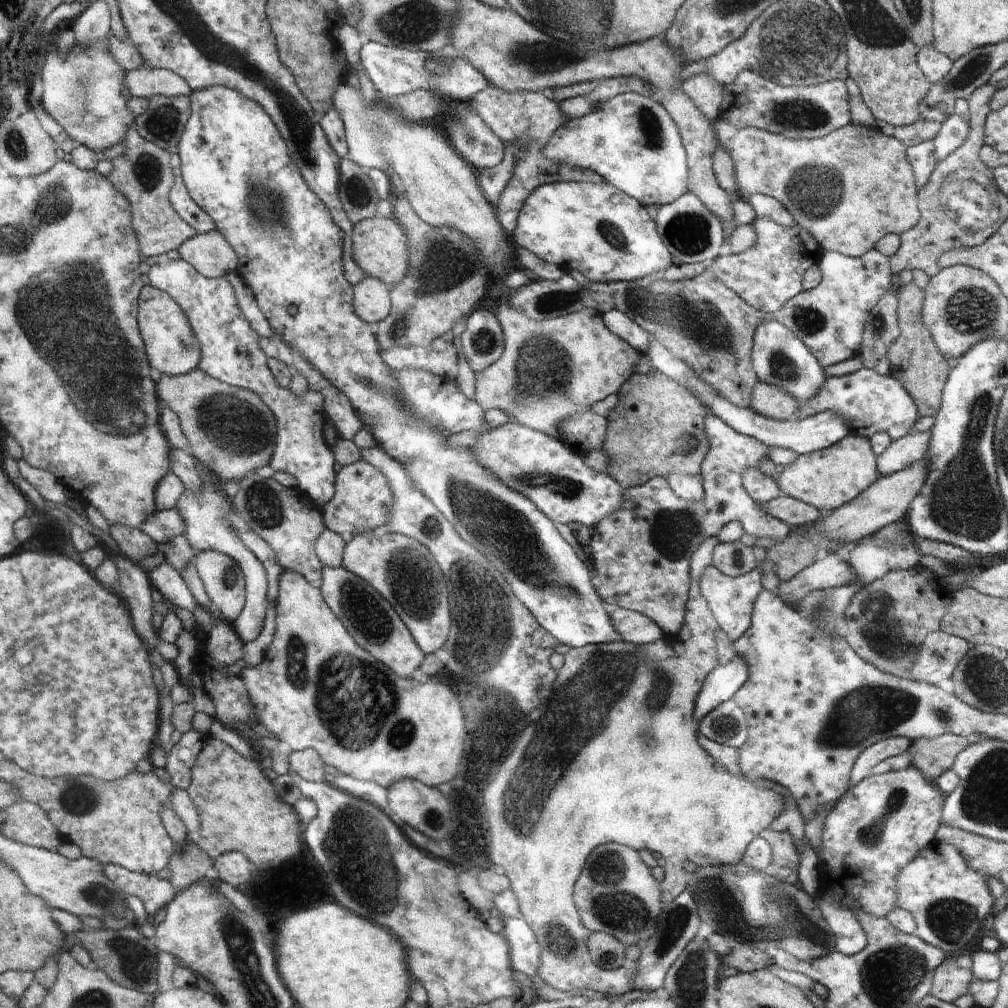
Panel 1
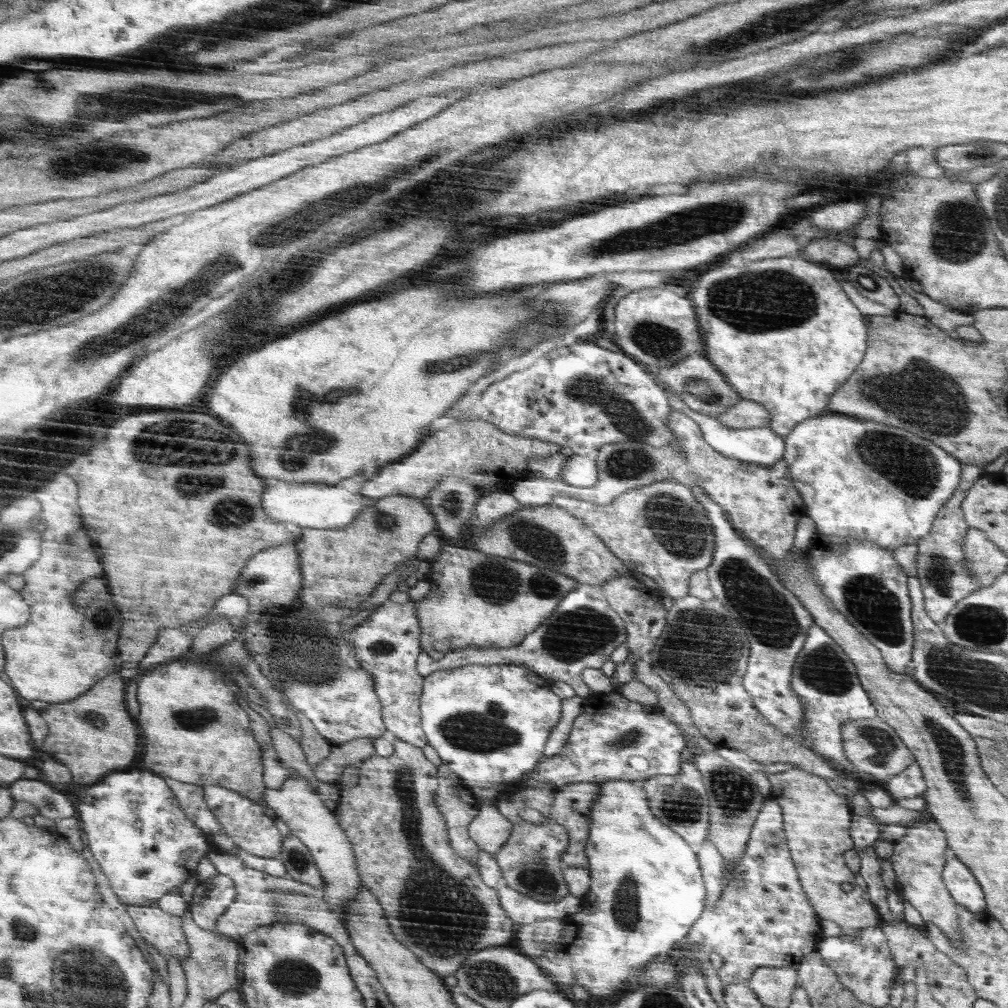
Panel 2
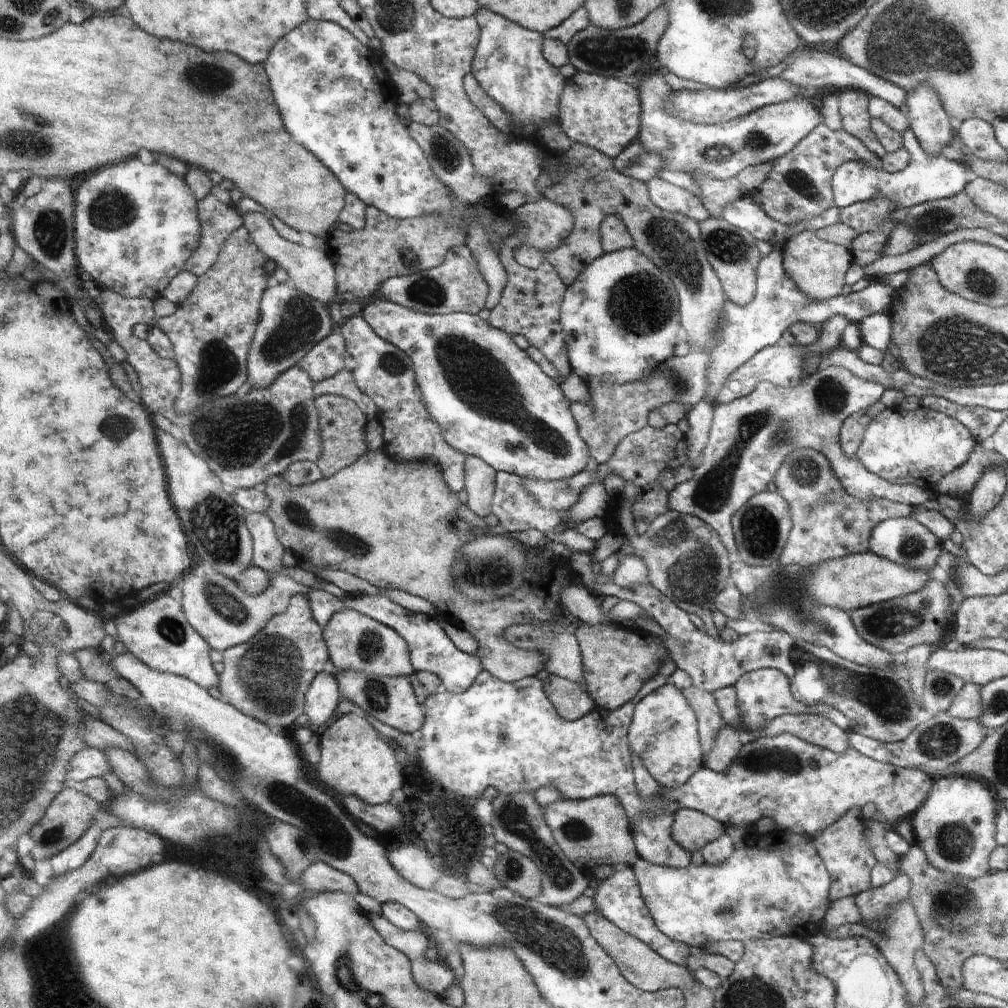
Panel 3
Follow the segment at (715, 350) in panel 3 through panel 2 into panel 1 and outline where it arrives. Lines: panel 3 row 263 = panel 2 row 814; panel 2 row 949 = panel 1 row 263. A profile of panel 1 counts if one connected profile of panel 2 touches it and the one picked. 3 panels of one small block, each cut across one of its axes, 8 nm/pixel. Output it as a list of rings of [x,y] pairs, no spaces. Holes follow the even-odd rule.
[[[756,216],[750,225],[754,228],[756,242],[738,254],[721,252],[706,269],[710,268],[720,282],[756,310],[778,315],[782,306],[804,289],[804,274],[821,260],[825,250],[814,240],[813,234],[798,224],[786,228],[770,219]]]

